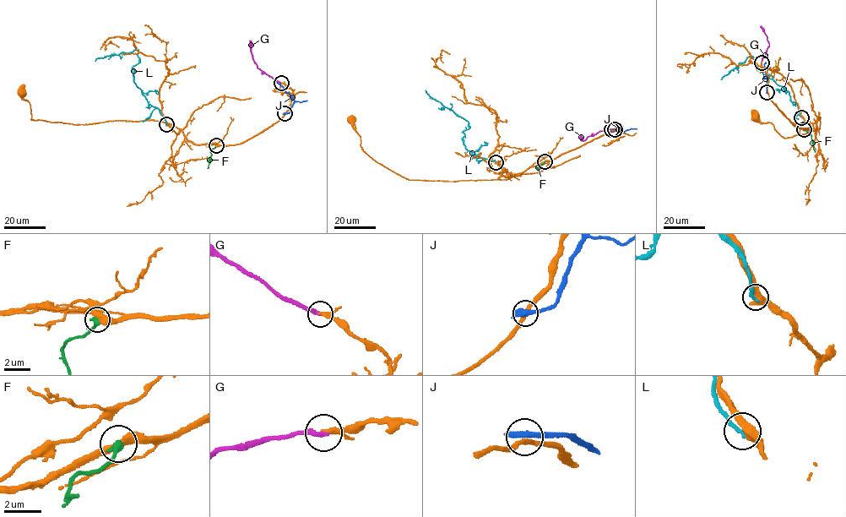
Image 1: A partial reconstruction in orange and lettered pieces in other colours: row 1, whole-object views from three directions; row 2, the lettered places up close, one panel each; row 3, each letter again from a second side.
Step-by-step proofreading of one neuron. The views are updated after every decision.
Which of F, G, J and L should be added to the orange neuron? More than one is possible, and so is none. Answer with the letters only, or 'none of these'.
G

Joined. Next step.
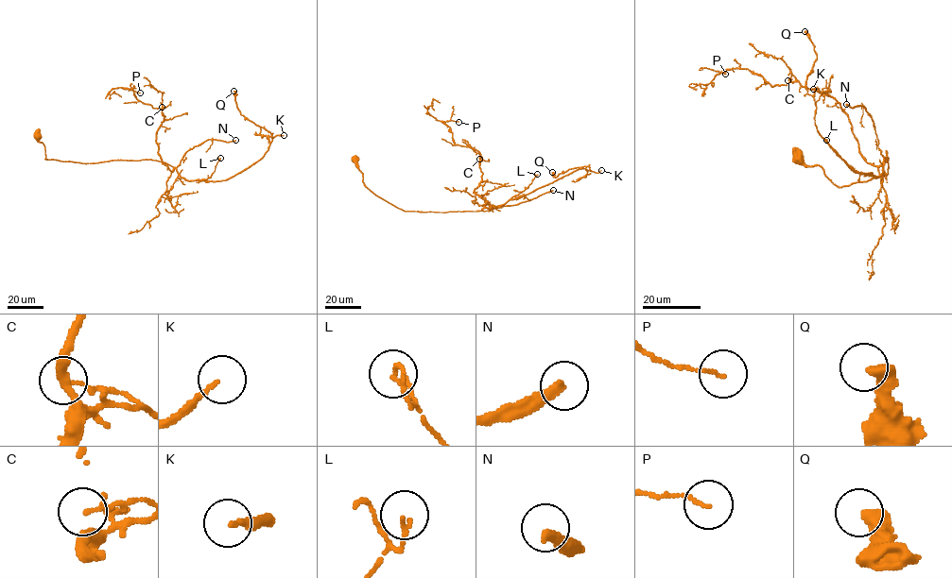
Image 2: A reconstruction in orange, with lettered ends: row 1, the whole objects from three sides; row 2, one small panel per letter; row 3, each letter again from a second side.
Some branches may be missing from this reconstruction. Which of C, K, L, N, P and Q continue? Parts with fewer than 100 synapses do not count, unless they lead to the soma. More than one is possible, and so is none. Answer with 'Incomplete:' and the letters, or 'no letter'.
Incomplete: K, Q

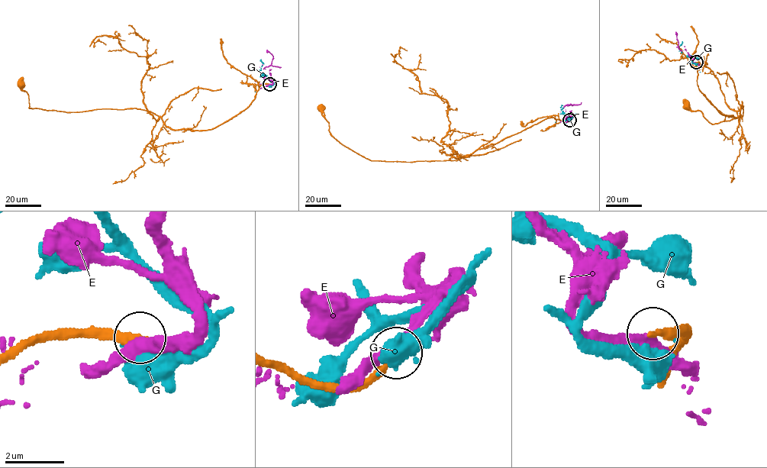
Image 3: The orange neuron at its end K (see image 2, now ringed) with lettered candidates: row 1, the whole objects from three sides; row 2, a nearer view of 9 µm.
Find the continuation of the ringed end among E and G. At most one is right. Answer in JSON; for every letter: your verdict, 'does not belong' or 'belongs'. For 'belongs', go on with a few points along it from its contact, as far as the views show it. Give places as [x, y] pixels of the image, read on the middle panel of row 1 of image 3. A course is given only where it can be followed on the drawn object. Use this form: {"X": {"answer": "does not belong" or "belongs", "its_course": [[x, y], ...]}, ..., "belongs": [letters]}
{"E": {"answer": "does not belong"}, "G": {"answer": "does not belong"}, "belongs": []}

